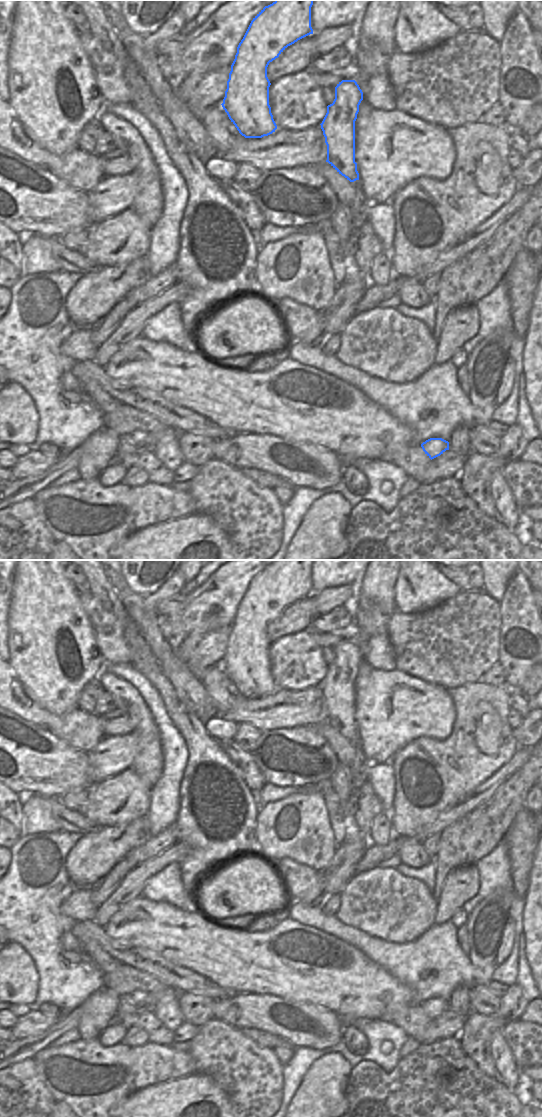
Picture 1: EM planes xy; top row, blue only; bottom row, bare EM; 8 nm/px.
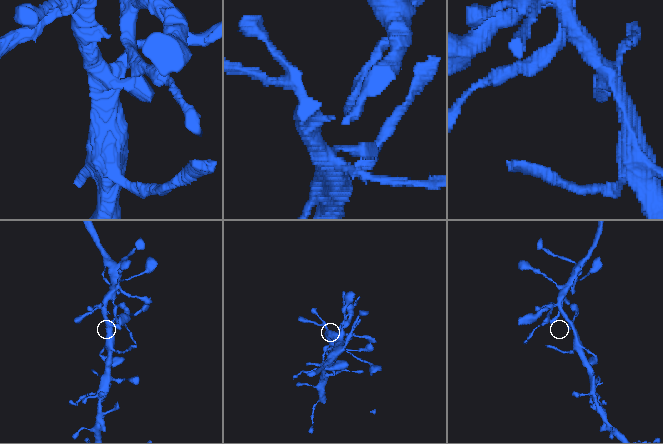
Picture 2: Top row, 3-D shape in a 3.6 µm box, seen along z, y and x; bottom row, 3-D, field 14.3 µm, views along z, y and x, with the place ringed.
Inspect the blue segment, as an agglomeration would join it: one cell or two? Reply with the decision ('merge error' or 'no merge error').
merge error

